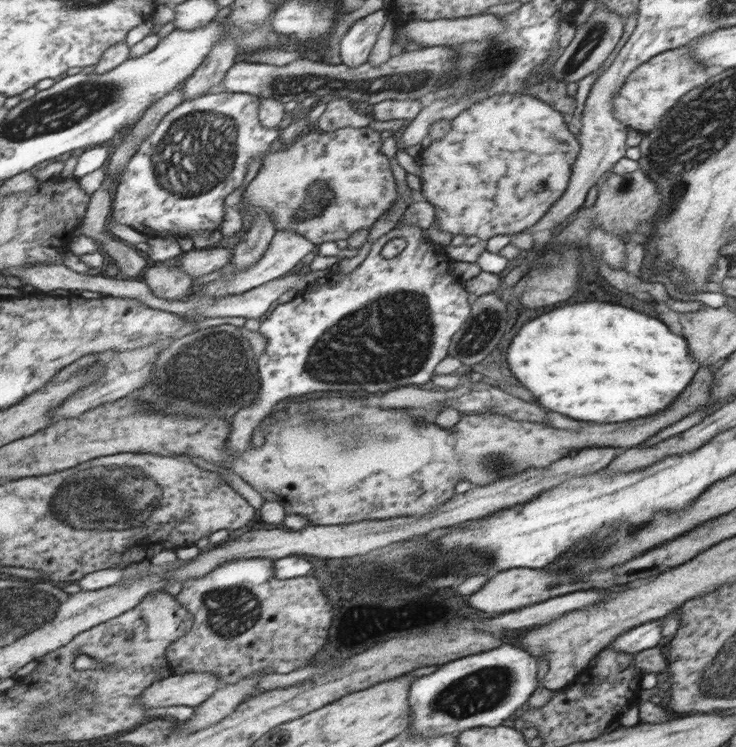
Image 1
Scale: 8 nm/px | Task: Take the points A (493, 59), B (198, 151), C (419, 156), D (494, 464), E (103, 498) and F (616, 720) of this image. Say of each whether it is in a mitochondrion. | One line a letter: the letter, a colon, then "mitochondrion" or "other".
A: mitochondrion
B: mitochondrion
C: other
D: mitochondrion
E: mitochondrion
F: other

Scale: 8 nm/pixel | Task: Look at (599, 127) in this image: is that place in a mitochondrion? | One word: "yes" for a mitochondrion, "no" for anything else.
no

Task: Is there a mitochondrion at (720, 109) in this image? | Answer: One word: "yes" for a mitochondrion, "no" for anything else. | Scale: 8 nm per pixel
yes

